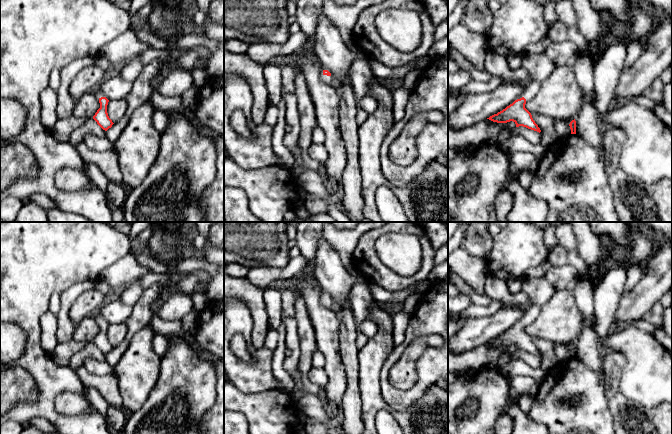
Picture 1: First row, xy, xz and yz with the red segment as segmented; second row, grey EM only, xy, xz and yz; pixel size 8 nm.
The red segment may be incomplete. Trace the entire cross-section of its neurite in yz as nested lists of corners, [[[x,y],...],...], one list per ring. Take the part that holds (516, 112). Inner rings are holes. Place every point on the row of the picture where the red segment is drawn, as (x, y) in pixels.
[[[544,53],[524,55],[522,58],[522,66],[532,77],[531,82],[526,85],[525,95],[487,119],[497,123],[513,121],[516,127],[523,126],[540,133],[540,128],[525,108],[525,104],[537,94],[541,84],[551,75],[555,66]]]

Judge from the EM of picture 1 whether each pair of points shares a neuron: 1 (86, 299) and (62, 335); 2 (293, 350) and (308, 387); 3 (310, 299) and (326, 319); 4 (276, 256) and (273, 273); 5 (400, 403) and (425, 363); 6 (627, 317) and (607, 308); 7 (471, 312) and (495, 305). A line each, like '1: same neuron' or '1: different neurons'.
1: different neurons
2: different neurons
3: same neuron
4: different neurons
5: same neuron
6: different neurons
7: same neuron

